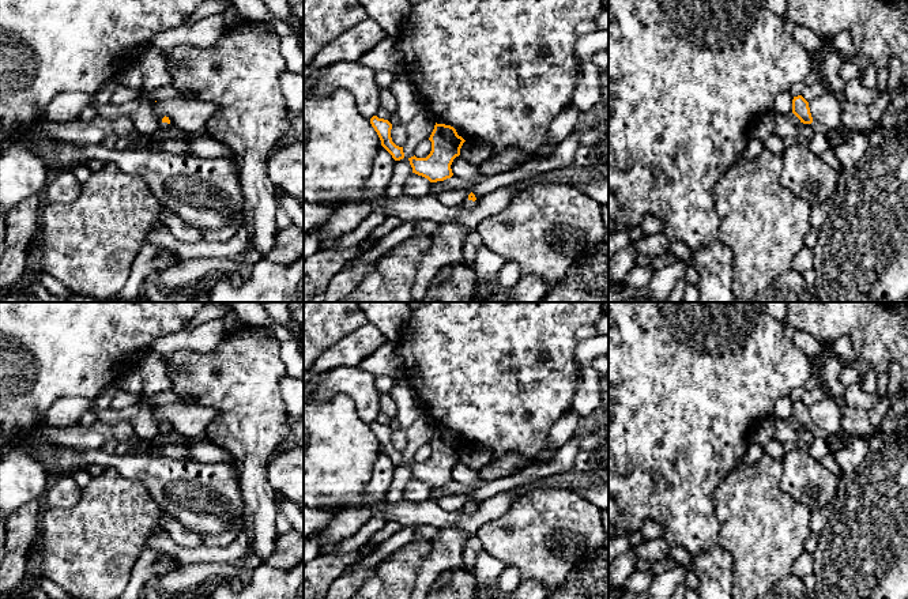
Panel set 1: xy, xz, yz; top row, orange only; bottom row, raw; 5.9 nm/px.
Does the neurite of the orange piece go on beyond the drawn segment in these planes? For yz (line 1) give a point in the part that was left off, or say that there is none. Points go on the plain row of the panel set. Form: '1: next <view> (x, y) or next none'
1: next none

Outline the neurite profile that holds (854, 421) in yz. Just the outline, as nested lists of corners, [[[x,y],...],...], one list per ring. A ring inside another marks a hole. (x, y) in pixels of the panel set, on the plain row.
[[[843,404],[840,414],[841,429],[848,434],[856,434],[866,440],[871,440],[877,434],[877,429],[871,425],[867,411]]]

